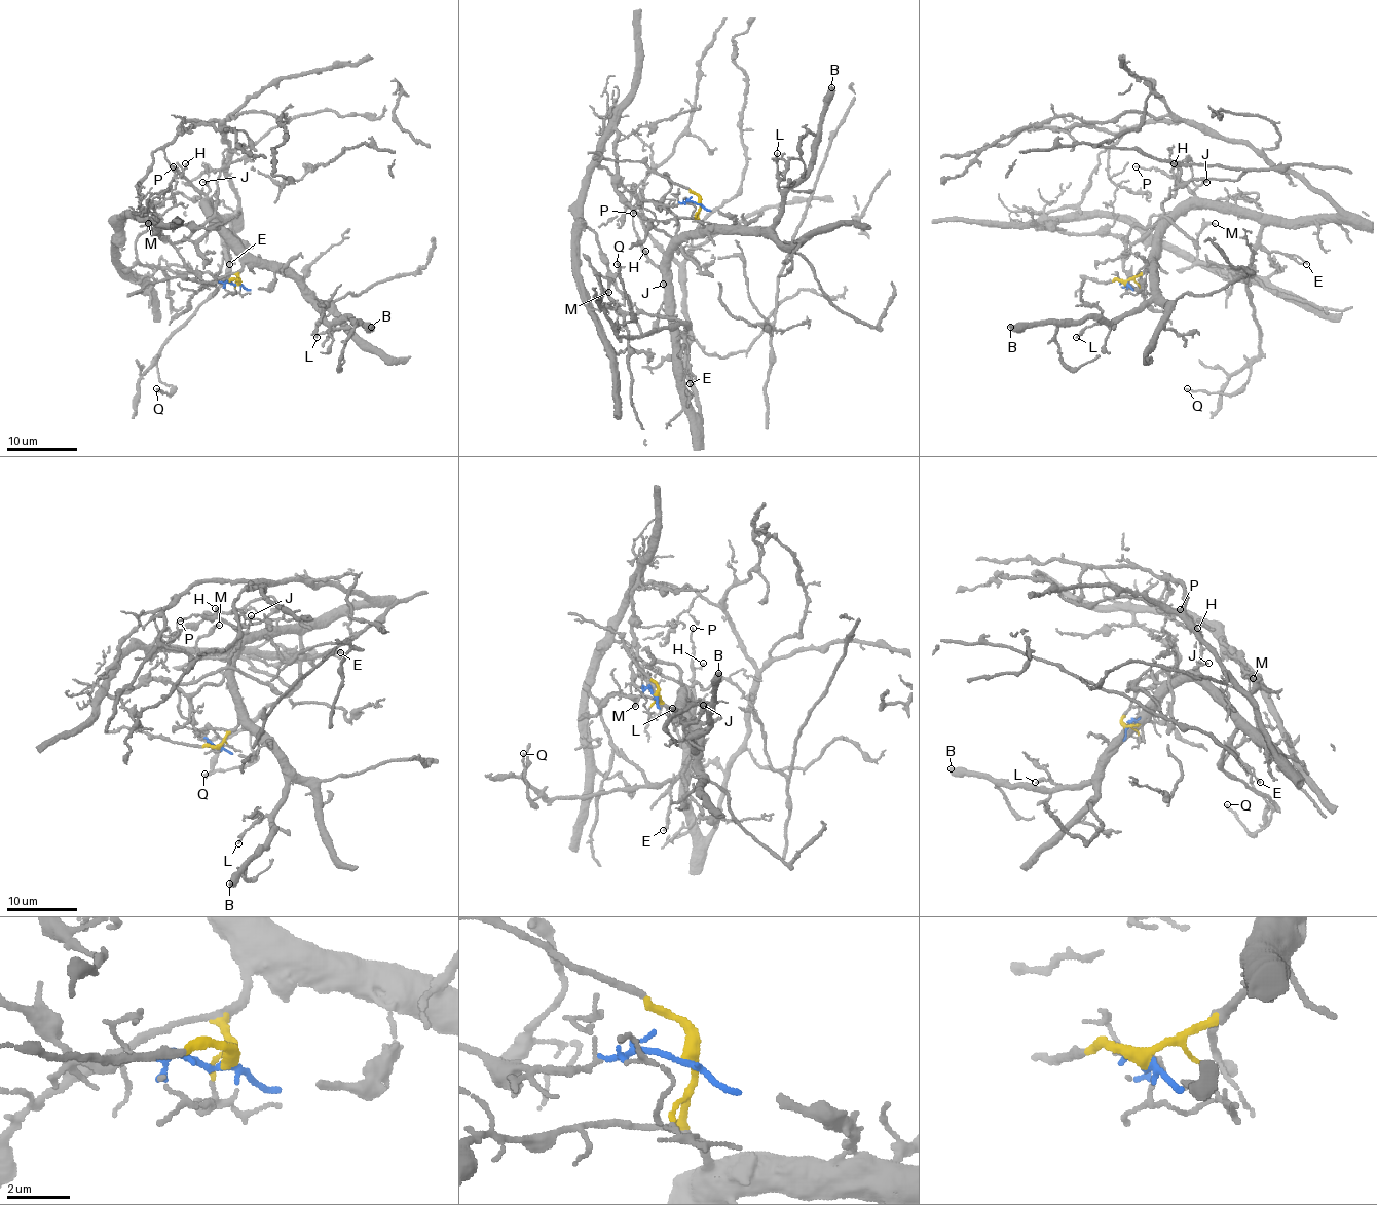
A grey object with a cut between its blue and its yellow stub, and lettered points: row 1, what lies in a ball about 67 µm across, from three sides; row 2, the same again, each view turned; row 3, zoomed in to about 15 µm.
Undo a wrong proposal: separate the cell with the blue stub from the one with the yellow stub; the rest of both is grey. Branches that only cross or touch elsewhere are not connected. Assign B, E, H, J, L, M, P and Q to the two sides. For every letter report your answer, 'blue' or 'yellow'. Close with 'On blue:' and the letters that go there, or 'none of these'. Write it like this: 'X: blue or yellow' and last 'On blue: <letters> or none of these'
B: yellow
E: yellow
H: yellow
J: yellow
L: yellow
M: yellow
P: yellow
Q: yellow
On blue: none of these

